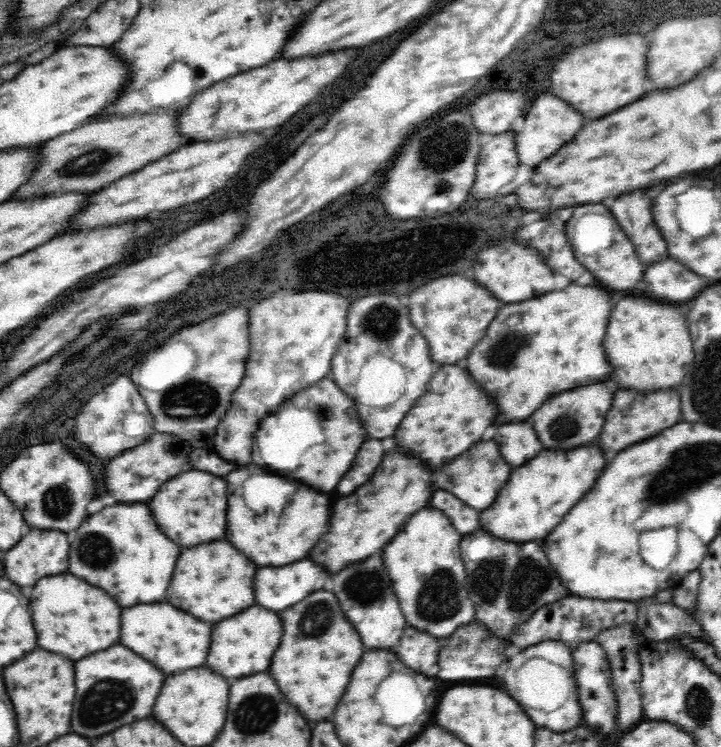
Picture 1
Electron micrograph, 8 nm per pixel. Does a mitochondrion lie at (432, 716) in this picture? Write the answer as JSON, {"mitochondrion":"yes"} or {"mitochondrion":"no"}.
{"mitochondrion":"no"}

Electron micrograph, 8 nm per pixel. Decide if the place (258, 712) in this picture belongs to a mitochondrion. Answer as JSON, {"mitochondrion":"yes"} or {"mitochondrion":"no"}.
{"mitochondrion":"yes"}

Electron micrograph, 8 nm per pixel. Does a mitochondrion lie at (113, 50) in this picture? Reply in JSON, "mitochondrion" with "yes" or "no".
{"mitochondrion":"no"}

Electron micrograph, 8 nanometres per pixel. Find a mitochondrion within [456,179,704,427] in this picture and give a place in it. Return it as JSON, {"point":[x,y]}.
{"point":[502,353]}

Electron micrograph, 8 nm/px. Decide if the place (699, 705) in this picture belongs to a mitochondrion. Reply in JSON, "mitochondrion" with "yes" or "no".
{"mitochondrion":"yes"}

